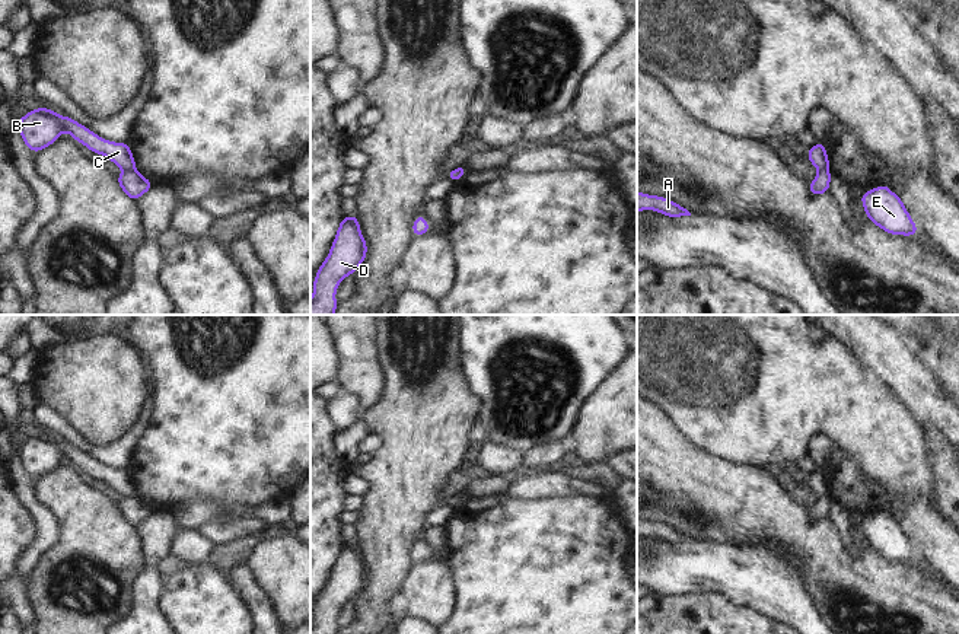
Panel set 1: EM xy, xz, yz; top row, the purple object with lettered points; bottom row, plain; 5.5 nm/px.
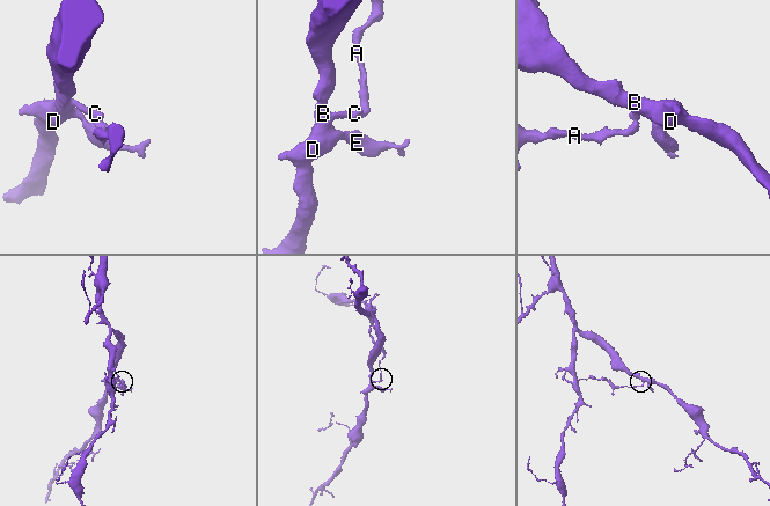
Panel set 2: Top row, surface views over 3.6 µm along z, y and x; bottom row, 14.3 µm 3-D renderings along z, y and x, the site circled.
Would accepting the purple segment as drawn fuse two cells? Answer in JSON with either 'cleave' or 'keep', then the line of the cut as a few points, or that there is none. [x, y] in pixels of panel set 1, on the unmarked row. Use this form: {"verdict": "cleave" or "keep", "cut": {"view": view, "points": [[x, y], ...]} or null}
{"verdict": "cleave", "cut": {"view": "xy", "points": [[134, 494], [123, 497]]}}

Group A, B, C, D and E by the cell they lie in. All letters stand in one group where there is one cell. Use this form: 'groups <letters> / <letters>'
groups A / B C D E

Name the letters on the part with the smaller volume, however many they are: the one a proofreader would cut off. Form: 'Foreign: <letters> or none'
Foreign: A.

